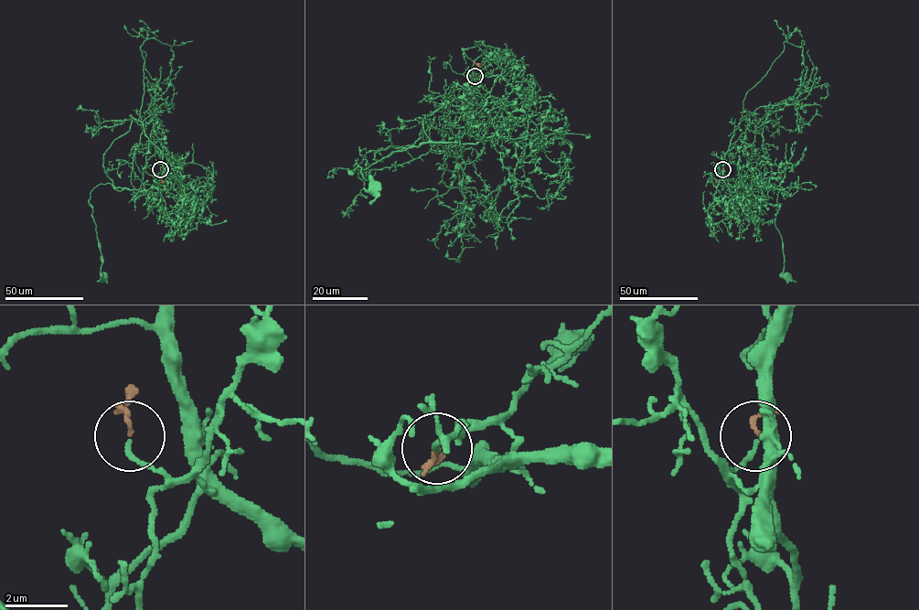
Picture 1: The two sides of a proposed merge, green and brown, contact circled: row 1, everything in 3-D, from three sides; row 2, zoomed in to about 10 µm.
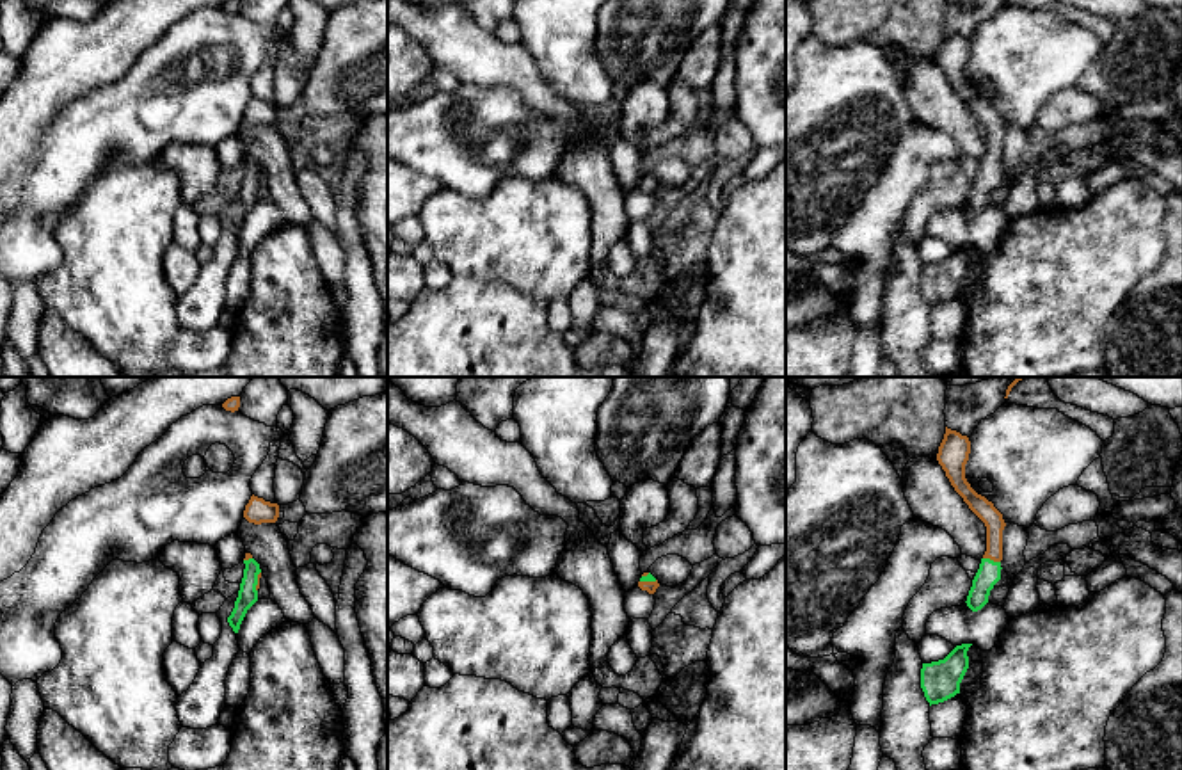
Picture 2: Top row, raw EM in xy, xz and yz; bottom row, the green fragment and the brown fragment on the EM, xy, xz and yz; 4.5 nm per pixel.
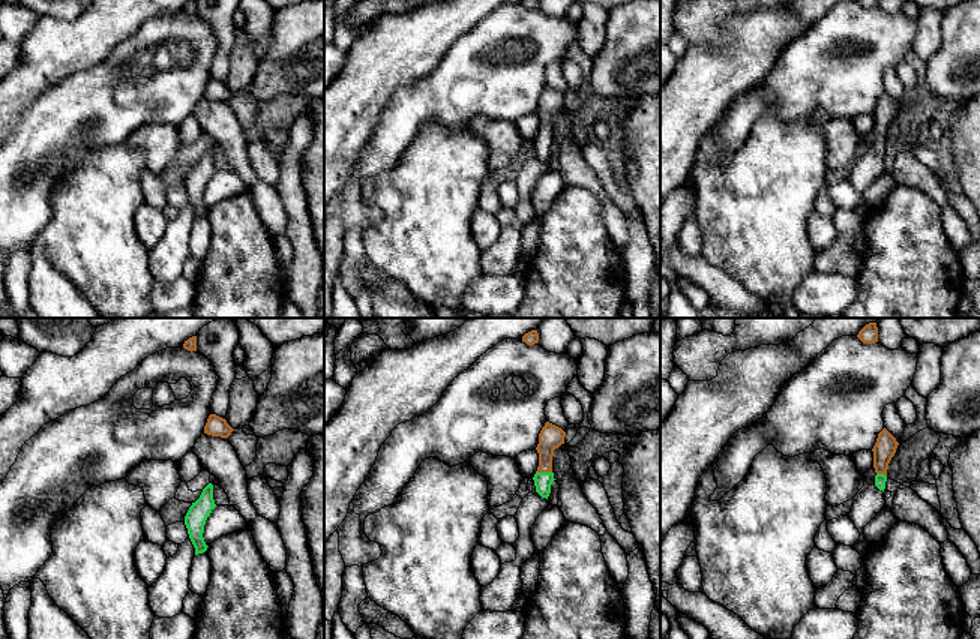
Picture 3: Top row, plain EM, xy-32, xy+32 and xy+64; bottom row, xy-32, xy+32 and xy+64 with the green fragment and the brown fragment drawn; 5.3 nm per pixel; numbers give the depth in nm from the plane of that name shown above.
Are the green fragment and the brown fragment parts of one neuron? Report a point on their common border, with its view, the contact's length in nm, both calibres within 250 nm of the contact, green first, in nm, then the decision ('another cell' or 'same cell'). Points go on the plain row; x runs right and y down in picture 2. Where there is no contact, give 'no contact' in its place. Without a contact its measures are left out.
meets green in yz at (992, 162); contact 80 nm long; 110 nm thick on the green side, 90 nm on the other; another cell

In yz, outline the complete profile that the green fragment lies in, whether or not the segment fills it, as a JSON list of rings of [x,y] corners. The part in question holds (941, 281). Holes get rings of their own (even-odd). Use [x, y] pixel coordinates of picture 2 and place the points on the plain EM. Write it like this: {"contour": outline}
{"contour": [[[956,247],[944,261],[922,265],[921,290],[930,308],[960,295],[960,285],[969,270],[967,253],[970,247]]]}

